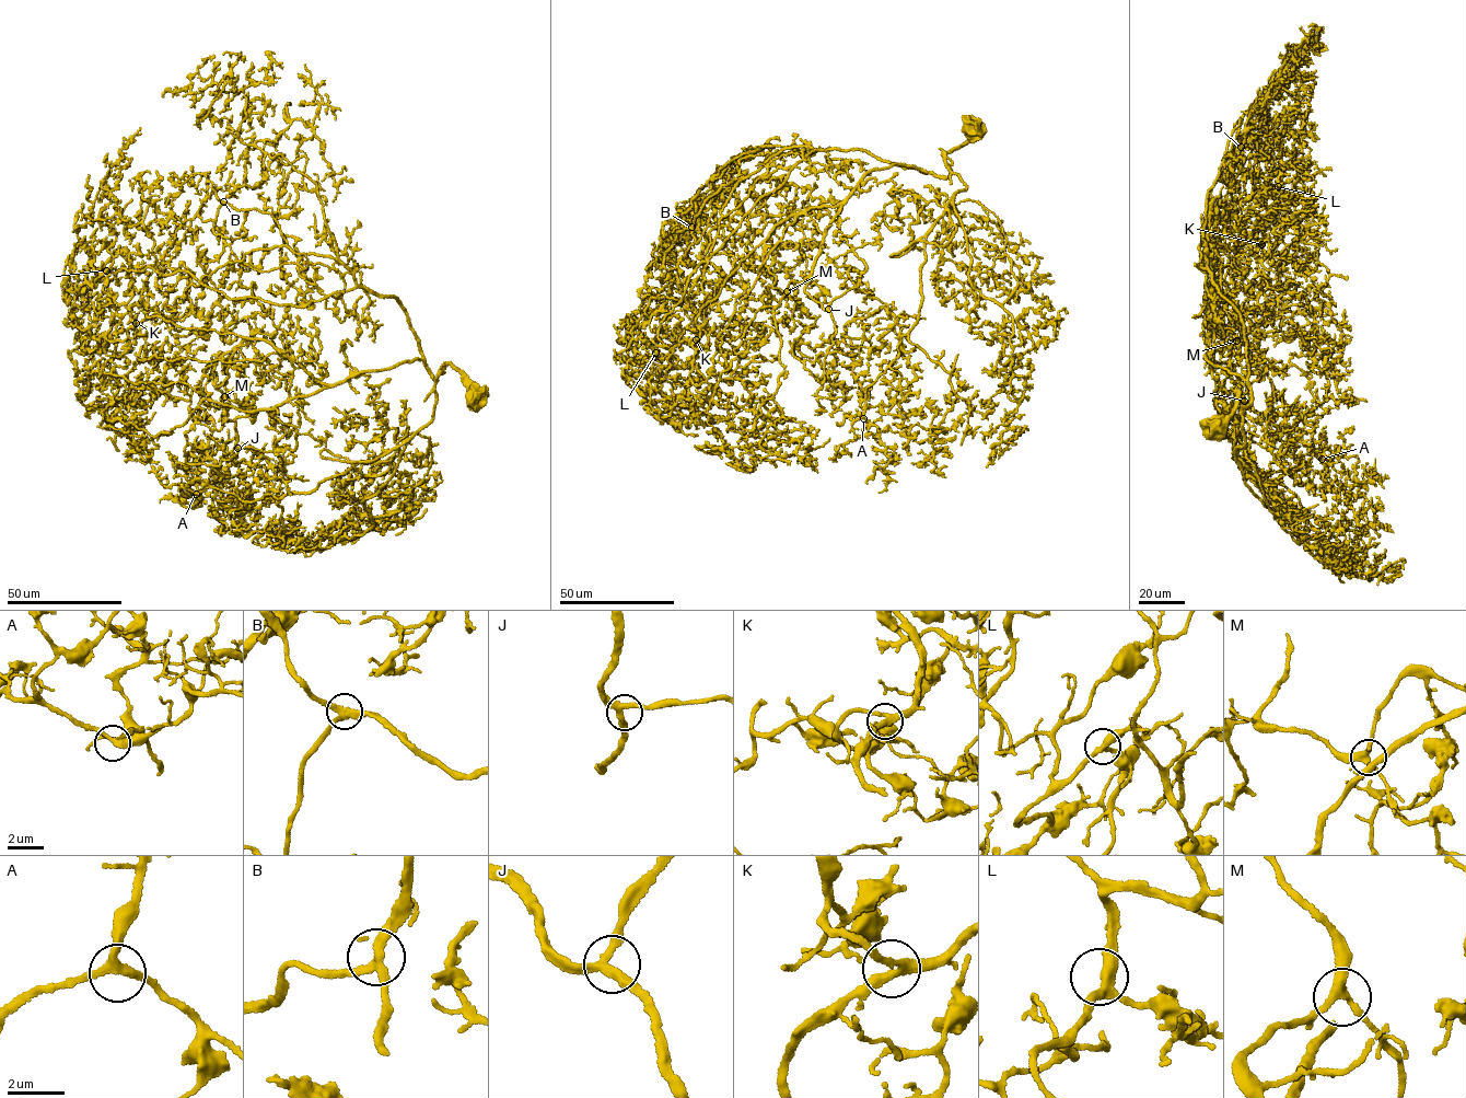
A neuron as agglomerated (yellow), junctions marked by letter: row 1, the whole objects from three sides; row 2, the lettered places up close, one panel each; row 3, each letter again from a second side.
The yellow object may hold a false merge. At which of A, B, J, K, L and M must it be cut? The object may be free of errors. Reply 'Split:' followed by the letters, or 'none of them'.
Split: none of them

